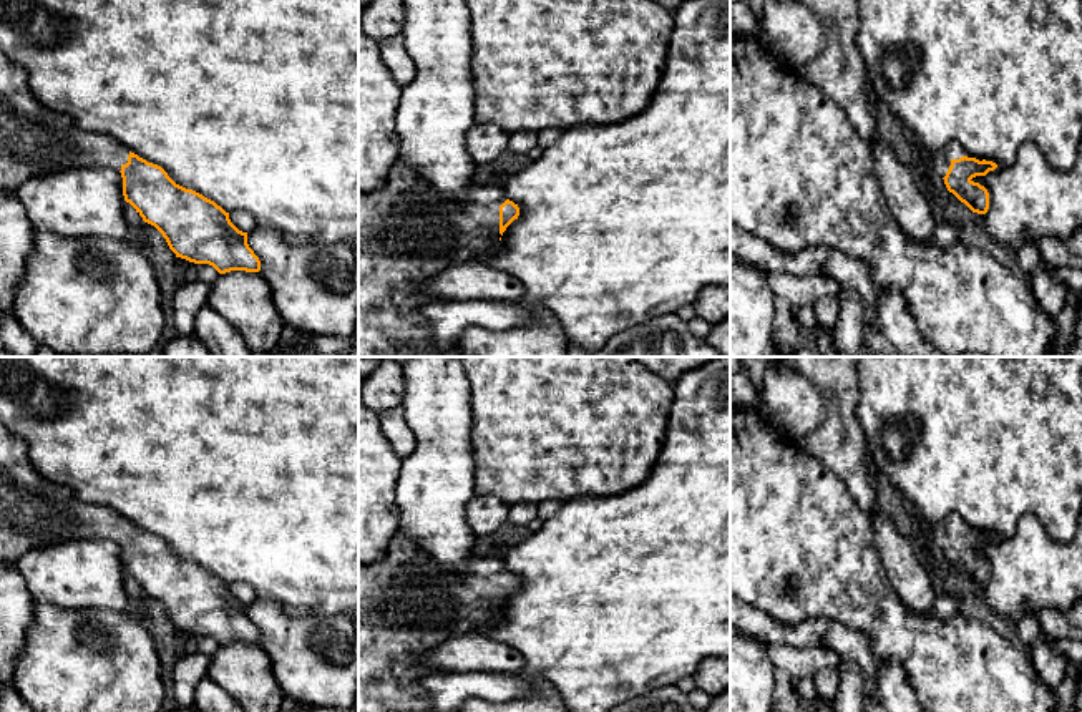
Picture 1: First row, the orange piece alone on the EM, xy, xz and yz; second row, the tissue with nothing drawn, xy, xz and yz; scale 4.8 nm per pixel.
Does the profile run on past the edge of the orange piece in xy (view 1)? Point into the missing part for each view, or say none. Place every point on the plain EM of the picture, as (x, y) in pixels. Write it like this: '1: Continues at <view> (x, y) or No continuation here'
1: Continues at xy (34, 512)

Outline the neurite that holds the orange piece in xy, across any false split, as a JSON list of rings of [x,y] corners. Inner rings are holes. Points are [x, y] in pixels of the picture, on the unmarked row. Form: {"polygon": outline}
{"polygon": [[[0,423],[0,563],[15,564],[27,551],[70,539],[103,538],[121,544],[123,568],[144,594],[154,597],[176,629],[209,636],[219,646],[259,644],[261,632],[214,573],[176,556],[168,544],[131,524],[126,518],[80,500],[70,488],[46,481],[28,458],[28,445]]]}

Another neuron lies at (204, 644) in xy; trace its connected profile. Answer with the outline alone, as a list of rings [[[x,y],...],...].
[[[189,634],[189,644],[188,644],[189,649],[194,649],[197,652],[202,652],[206,656],[212,656],[219,644],[209,637],[209,636],[194,636],[194,634]]]

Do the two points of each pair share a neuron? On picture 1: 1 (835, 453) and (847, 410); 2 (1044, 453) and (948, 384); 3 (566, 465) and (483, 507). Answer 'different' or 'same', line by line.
1: same
2: same
3: different

